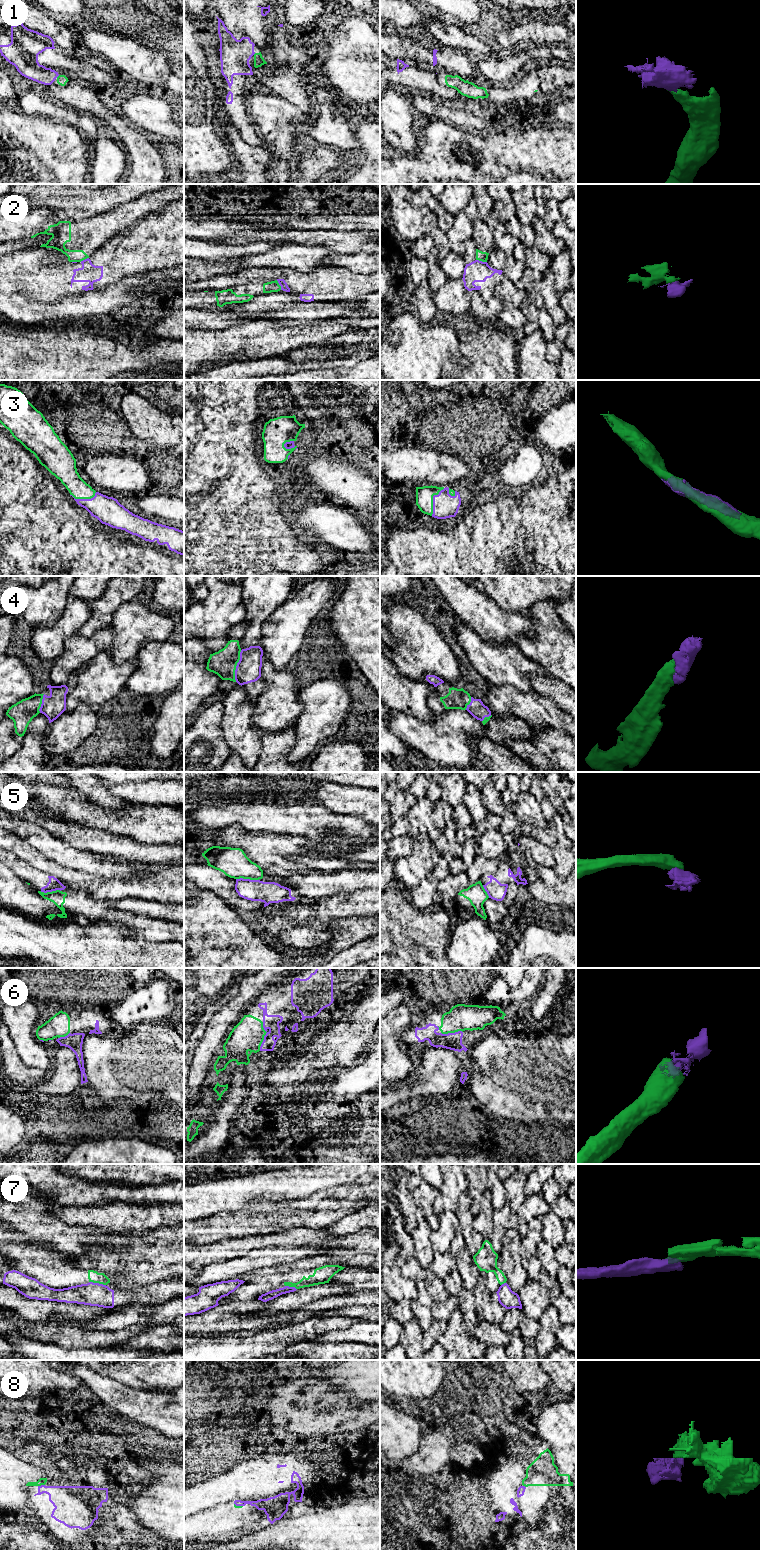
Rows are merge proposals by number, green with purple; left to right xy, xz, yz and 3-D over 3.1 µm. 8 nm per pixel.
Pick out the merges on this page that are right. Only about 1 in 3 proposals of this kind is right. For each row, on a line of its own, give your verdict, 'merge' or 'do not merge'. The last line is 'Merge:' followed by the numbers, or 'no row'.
1: merge
2: do not merge
3: merge
4: merge
5: do not merge
6: merge
7: do not merge
8: merge
Merge: 1, 3, 4, 6, 8

